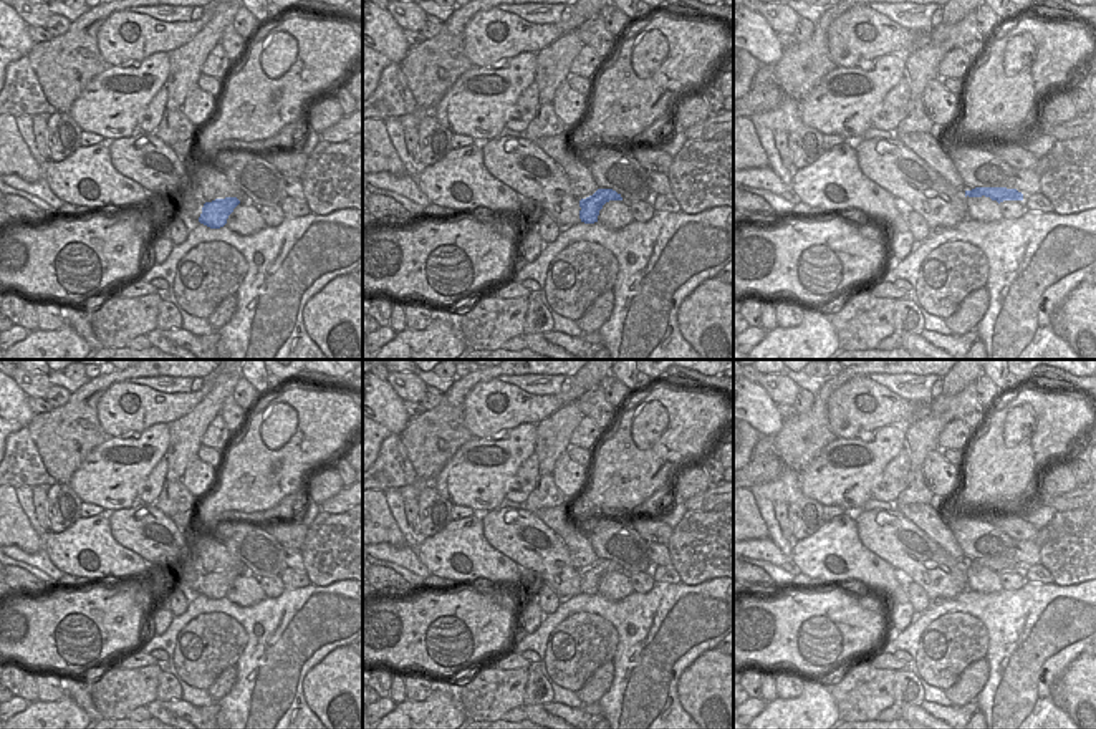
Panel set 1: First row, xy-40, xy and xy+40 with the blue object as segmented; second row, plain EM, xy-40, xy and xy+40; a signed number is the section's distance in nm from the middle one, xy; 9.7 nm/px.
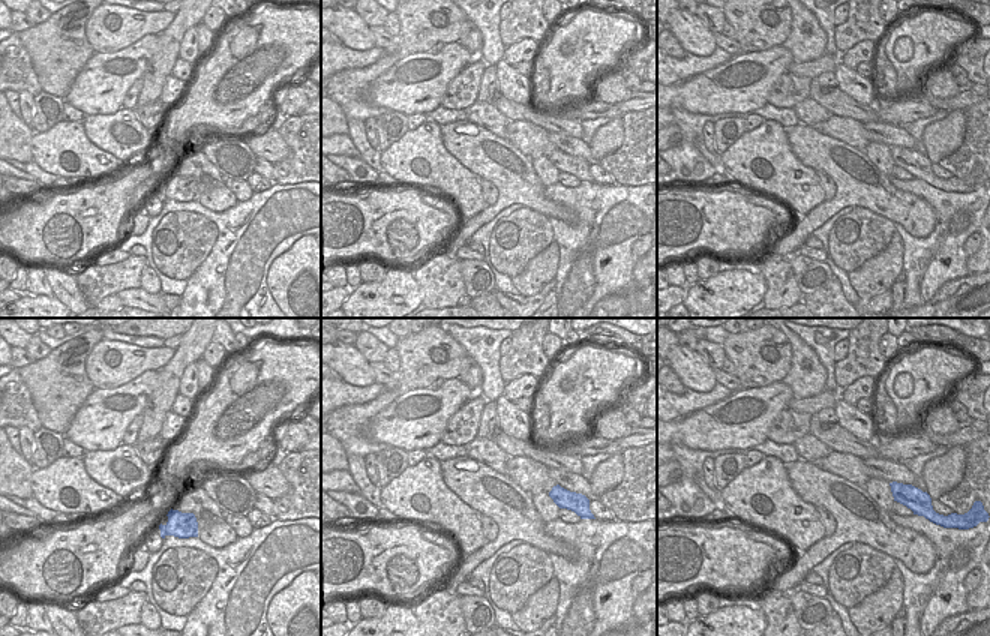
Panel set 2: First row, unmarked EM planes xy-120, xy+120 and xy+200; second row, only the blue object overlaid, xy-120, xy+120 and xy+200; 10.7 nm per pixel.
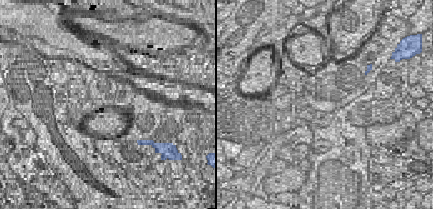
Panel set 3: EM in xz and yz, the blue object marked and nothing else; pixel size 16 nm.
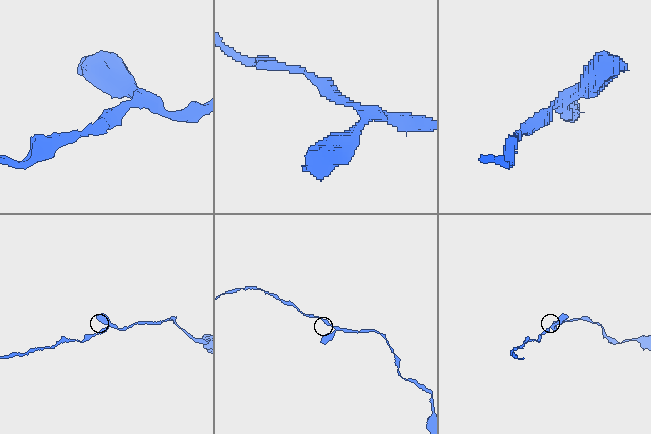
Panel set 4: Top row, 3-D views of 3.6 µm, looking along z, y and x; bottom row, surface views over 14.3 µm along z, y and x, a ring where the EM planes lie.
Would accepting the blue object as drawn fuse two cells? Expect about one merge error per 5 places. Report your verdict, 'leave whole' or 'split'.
leave whole

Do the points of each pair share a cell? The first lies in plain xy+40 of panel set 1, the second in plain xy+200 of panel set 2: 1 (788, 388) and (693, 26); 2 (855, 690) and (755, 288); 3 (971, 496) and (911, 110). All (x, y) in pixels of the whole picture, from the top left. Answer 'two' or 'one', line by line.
1: two
2: two
3: two

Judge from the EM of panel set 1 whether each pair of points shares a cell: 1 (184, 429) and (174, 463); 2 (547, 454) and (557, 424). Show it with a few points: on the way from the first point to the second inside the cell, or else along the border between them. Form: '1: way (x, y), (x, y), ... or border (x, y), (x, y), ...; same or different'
1: way (184, 438), (177, 454); same
2: way (548, 448), (555, 431); same

